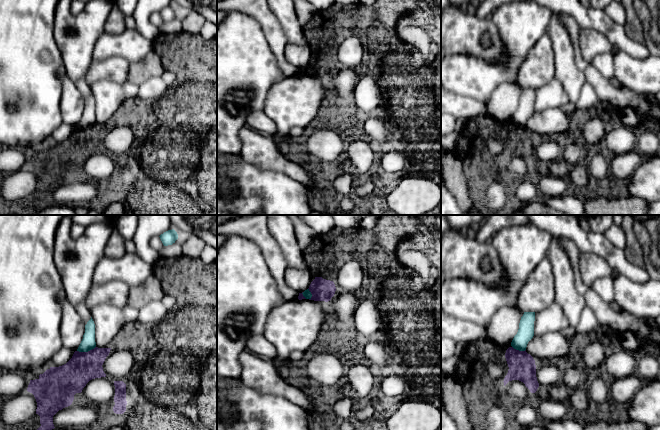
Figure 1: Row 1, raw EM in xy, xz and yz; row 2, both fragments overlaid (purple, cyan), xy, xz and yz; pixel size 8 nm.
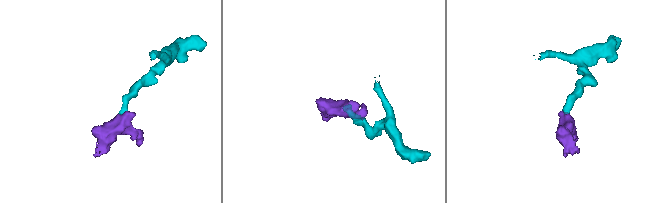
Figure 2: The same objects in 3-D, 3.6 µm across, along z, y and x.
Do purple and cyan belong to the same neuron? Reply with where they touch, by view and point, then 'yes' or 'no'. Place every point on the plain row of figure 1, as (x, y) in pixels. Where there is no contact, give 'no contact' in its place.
xy (86, 128) | no

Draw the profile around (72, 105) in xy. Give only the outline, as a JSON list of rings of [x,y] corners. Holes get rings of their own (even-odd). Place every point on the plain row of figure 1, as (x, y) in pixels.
[[[61,76],[61,117],[65,124],[77,127],[85,109],[83,100],[77,85],[67,76]]]

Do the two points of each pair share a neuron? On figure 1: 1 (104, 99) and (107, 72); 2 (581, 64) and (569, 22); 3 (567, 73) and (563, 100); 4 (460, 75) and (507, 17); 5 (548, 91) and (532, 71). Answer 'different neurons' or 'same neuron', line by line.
1: different neurons
2: same neuron
3: different neurons
4: same neuron
5: different neurons

